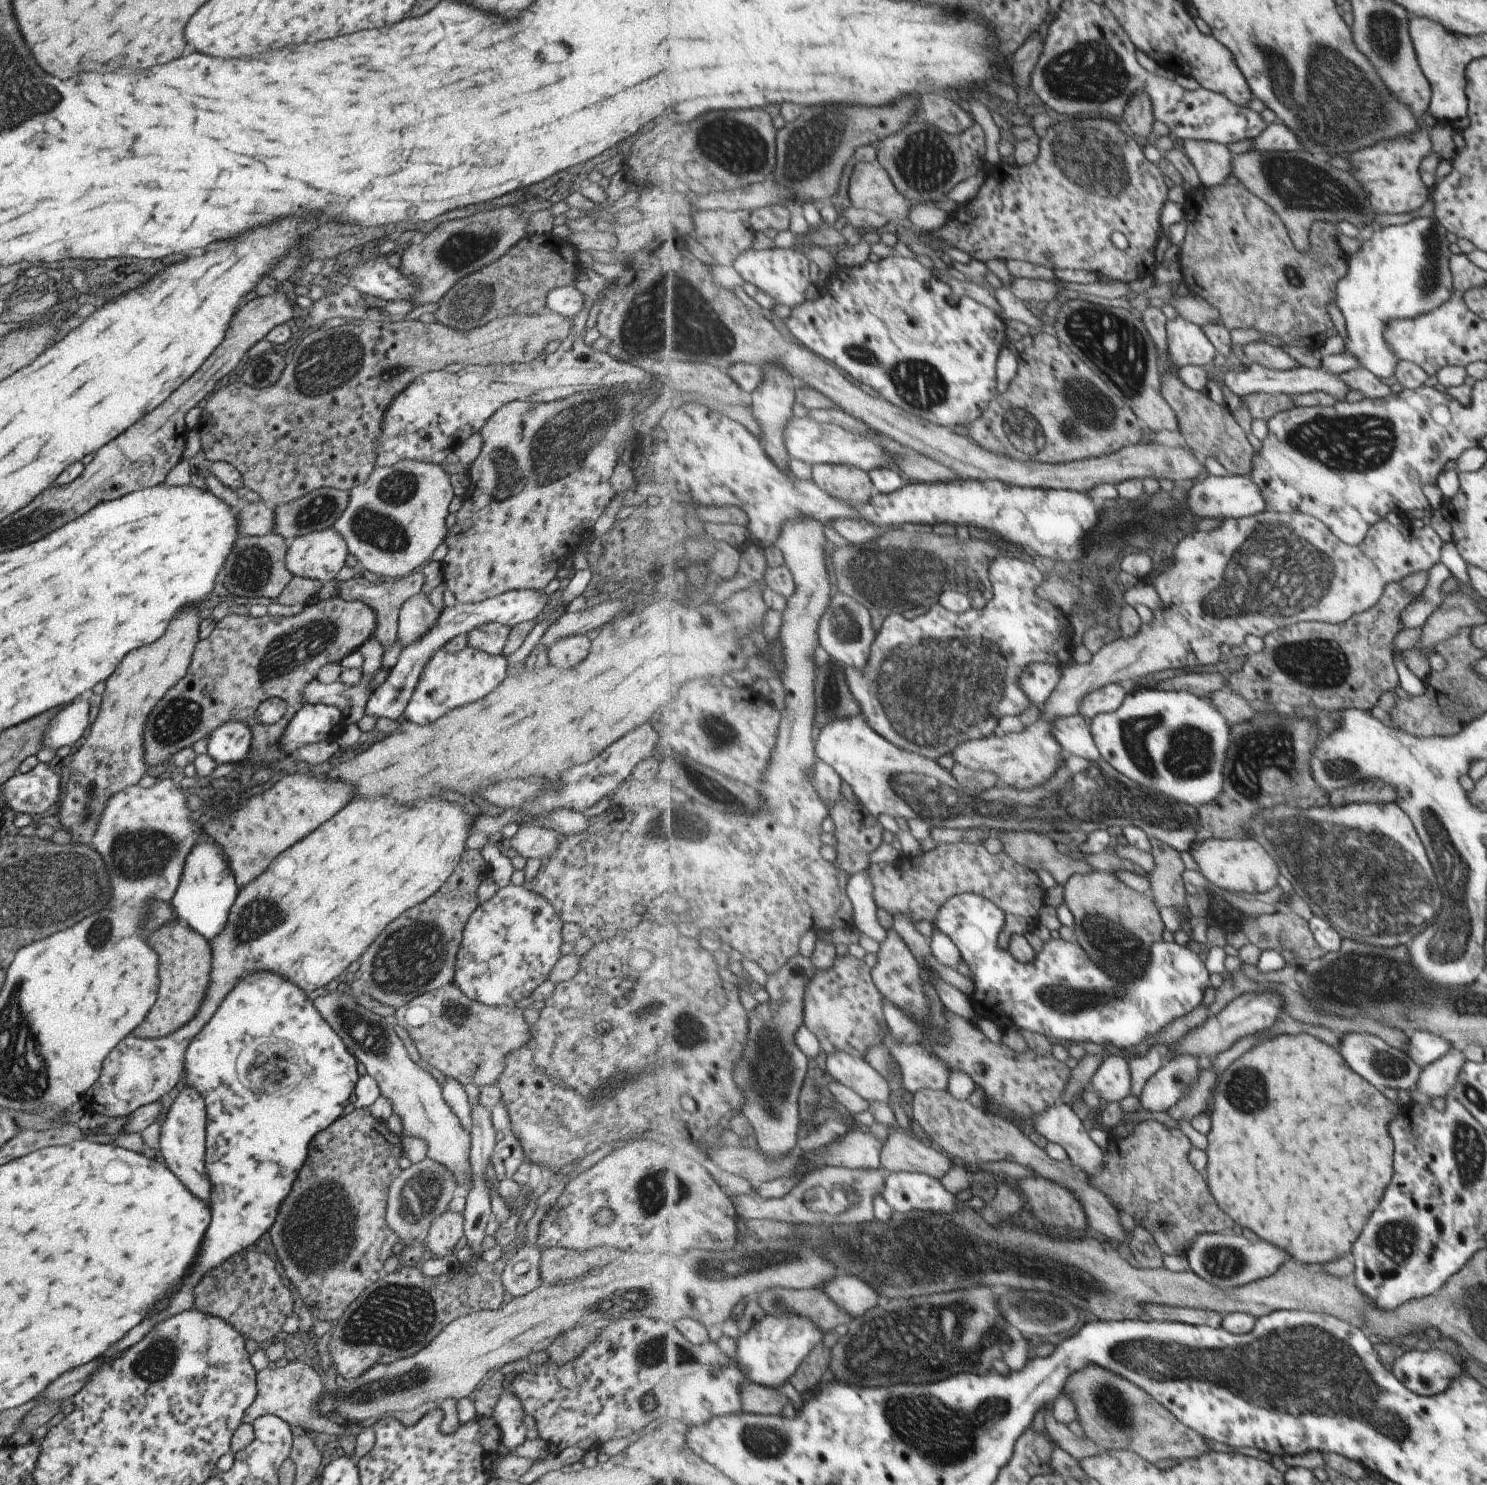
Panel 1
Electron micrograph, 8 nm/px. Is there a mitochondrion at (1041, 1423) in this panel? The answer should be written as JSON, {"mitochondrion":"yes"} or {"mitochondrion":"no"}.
{"mitochondrion":"no"}

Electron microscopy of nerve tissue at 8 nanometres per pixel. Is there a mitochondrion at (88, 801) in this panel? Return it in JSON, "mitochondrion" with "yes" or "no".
{"mitochondrion":"yes"}

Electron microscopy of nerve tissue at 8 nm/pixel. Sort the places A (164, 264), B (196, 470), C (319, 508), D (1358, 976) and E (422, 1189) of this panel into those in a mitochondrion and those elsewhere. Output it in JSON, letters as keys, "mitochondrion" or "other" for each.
{"A":"other","B":"other","C":"mitochondrion","D":"mitochondrion","E":"mitochondrion"}

